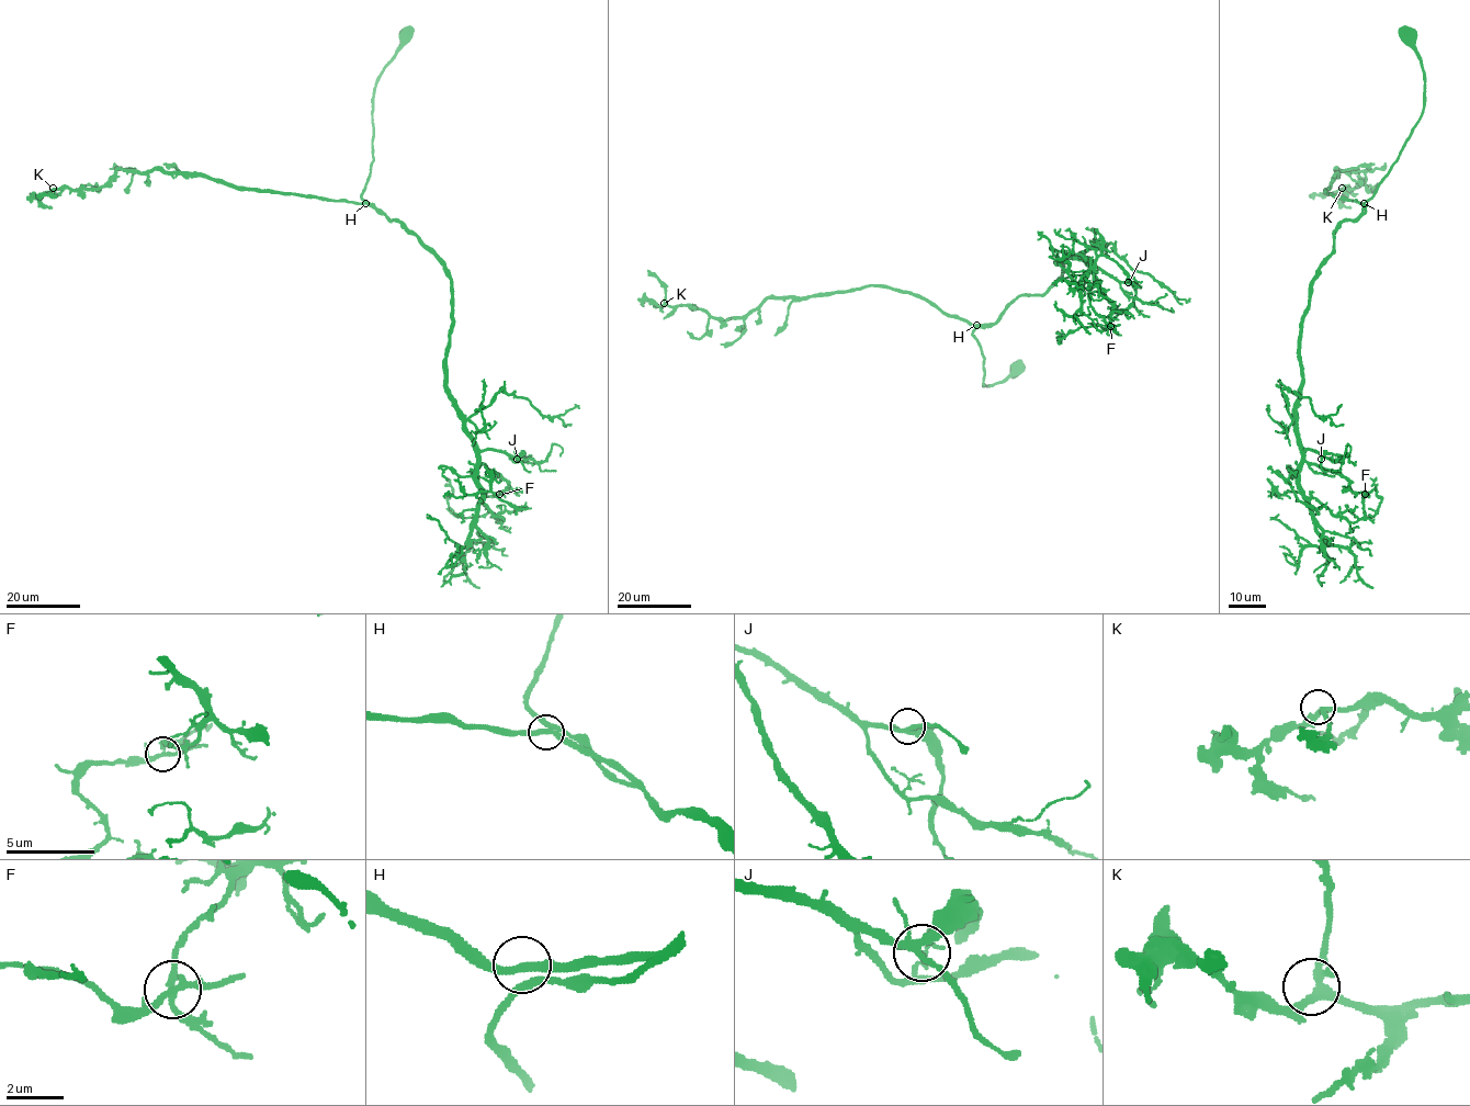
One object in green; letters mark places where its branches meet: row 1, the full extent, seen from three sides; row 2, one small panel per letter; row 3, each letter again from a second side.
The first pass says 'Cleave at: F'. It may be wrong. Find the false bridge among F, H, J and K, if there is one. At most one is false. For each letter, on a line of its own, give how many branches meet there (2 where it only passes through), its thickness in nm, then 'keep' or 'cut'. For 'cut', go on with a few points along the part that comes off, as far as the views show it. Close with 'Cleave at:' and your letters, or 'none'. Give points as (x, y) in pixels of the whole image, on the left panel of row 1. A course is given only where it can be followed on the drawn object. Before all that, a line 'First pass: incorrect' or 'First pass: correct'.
First pass: correct
F: 4 branches meet; 220 nm thick; cut; foreign part runs (499, 495), (483, 498), (487, 511), (481, 516), (456, 517), (449, 508), (452, 487), (444, 477)
H: 4 branches meet; 240 nm thick; keep
J: 4 branches meet; 240 nm thick; keep
K: 4 branches meet; 260 nm thick; keep
Cleave at: F

